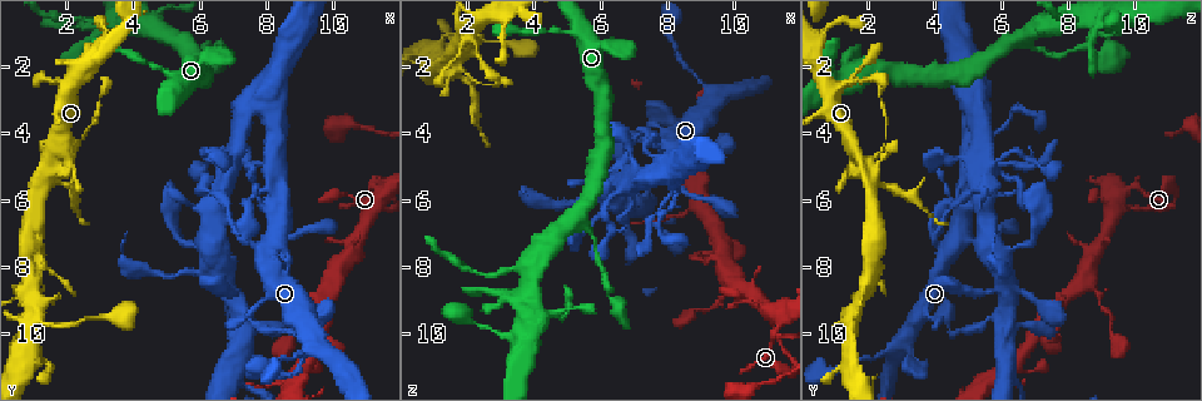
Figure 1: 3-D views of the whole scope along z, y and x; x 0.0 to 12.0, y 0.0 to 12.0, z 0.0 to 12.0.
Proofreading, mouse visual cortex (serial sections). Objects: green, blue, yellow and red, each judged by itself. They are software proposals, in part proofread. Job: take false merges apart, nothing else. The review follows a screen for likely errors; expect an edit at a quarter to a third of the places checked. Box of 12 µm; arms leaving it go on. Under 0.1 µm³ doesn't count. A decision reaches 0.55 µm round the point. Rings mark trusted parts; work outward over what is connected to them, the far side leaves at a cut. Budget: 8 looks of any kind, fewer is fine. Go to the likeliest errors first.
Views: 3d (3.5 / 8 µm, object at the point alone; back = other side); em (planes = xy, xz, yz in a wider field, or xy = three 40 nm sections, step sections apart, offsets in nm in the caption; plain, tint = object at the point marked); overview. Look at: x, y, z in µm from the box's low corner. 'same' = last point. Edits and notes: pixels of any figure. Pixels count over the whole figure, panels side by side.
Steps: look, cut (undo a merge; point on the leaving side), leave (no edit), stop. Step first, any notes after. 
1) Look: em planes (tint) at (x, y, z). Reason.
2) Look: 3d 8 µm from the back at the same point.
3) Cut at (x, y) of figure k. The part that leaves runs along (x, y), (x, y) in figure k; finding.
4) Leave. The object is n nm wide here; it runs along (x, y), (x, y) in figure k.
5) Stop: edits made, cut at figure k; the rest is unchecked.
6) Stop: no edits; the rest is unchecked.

Look: 3d 3.5 µm at (1.1, 9.6, 1.4). Three arms meet.

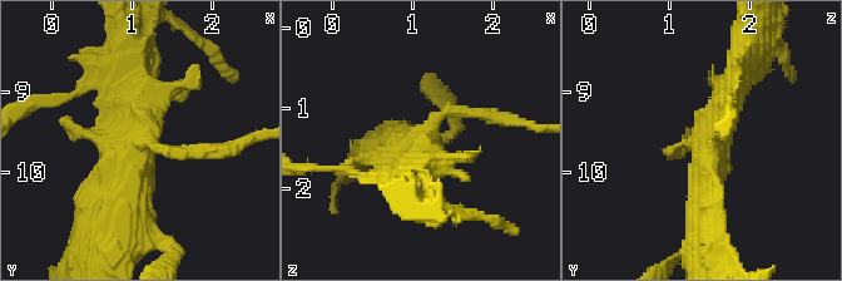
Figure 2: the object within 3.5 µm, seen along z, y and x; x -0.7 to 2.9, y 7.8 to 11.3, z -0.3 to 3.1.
Look: em xy step 1 (tint) at (1.10, 9.65, 1.40). Need the tissue.

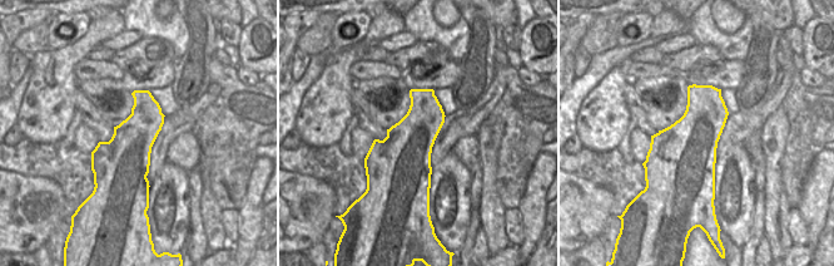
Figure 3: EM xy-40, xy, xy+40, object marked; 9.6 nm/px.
Leave. The object is 550 nm wide here; it runs along (738, 73), (703, 142), (699, 218) in figure 2; one cell here.

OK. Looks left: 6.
Look: em xy step 3 (tint) at (9.0, 10.6, 2.5). Thick turns thin.

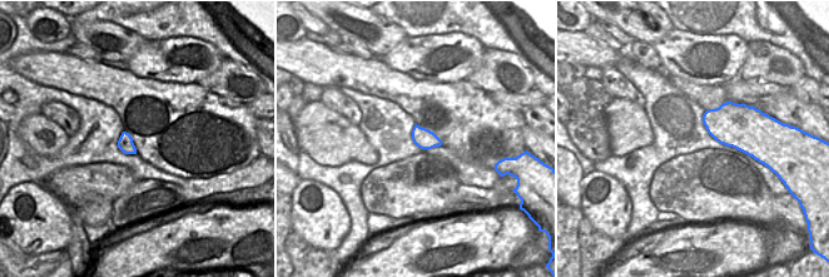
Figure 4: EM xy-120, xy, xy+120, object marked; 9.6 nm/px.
Look: 3d 3.5 µm at the same point.

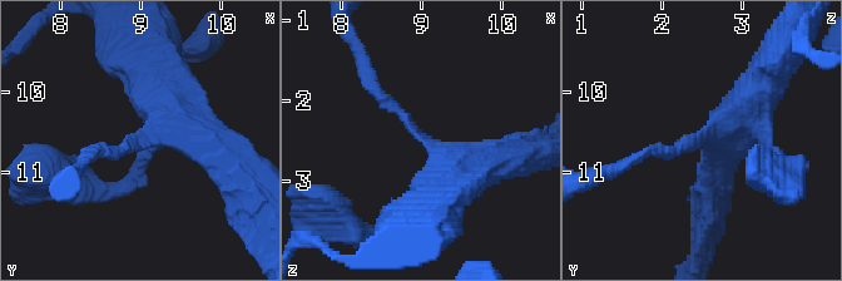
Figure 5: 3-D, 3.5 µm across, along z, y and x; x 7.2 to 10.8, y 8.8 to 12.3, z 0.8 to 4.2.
Leave. The arms are 200, 500 nm wide; it runs along (440, 191), (447, 156), (366, 73) in figure 5; all the same cell.

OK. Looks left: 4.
Look: 3d 3.5 µm at (5.4, 1.4, 6.7).

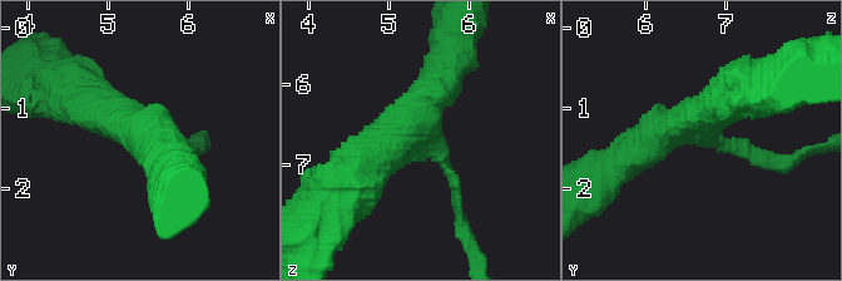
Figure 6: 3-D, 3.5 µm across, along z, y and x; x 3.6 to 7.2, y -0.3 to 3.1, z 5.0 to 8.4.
Leave. It runs along (447, 67), (409, 127), (343, 176) in figure 6; continuous, no second cell.

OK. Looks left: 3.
Look: 3d 3.5 µm at (11.4, 5.9, 9.6). Small branch off a trunk.

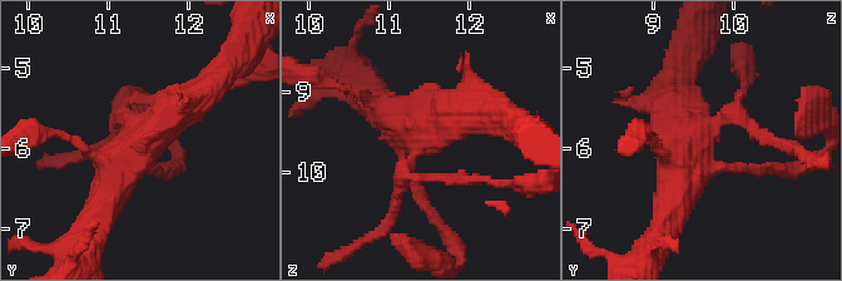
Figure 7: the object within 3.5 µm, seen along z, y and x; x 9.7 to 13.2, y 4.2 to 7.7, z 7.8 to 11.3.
Look: em xy step 2 (tint) at (11.30, 5.85, 9.55). Need the tissue.

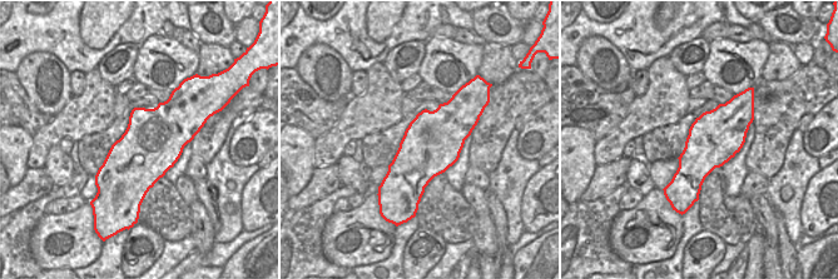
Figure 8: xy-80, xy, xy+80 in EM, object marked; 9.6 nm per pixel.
Leave. It runs along (761, 138), (738, 116), (699, 134), (674, 203) in figure 7; all the same cell.

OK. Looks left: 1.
Stop: no edits; the rest is unchecked.

